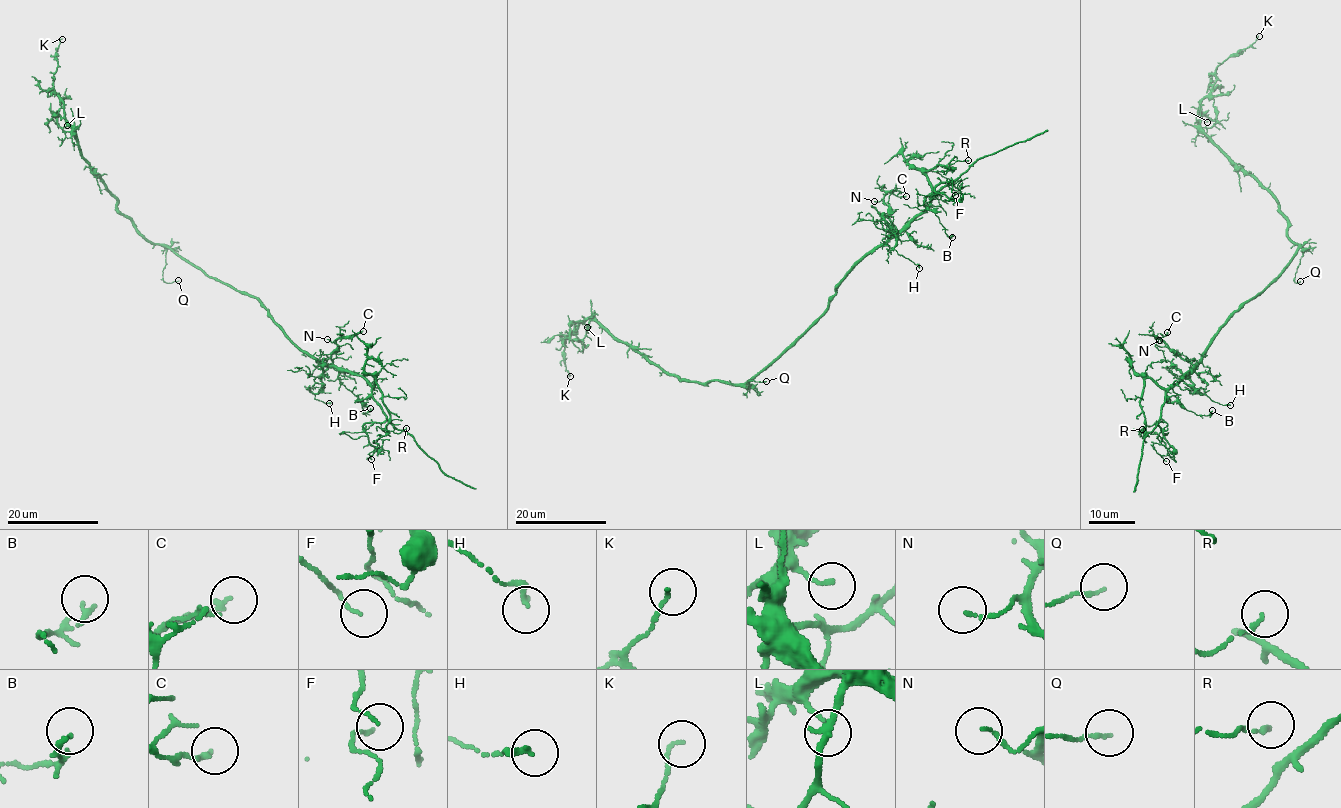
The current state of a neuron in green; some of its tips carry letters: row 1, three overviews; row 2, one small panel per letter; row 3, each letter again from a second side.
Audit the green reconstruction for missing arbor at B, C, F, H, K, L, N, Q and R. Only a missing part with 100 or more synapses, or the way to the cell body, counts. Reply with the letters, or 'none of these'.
none of these

